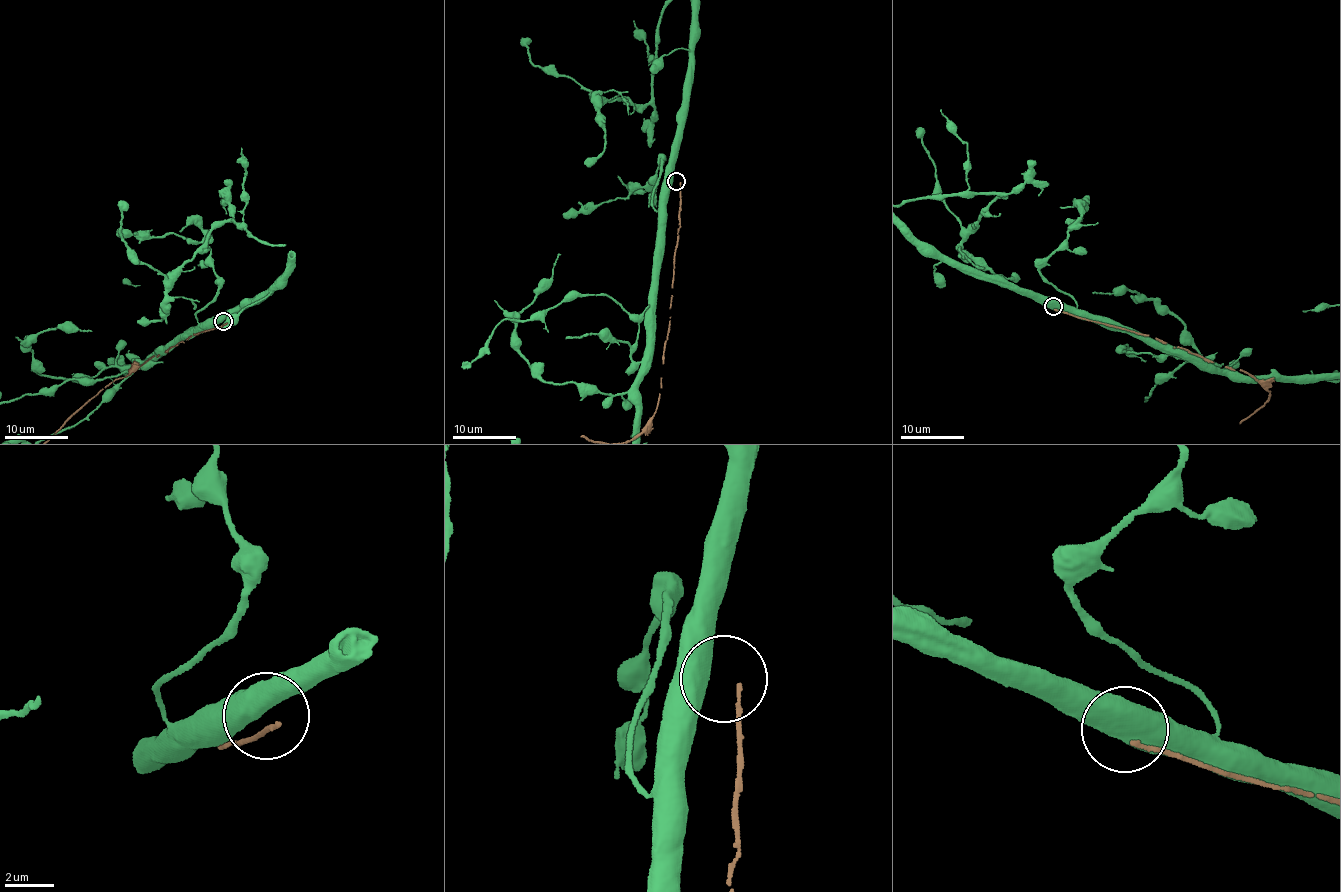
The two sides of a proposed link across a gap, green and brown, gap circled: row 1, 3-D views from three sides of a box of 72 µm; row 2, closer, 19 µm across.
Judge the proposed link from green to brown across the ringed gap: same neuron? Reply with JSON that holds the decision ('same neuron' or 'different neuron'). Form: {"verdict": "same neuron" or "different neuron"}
{"verdict": "different neuron"}

